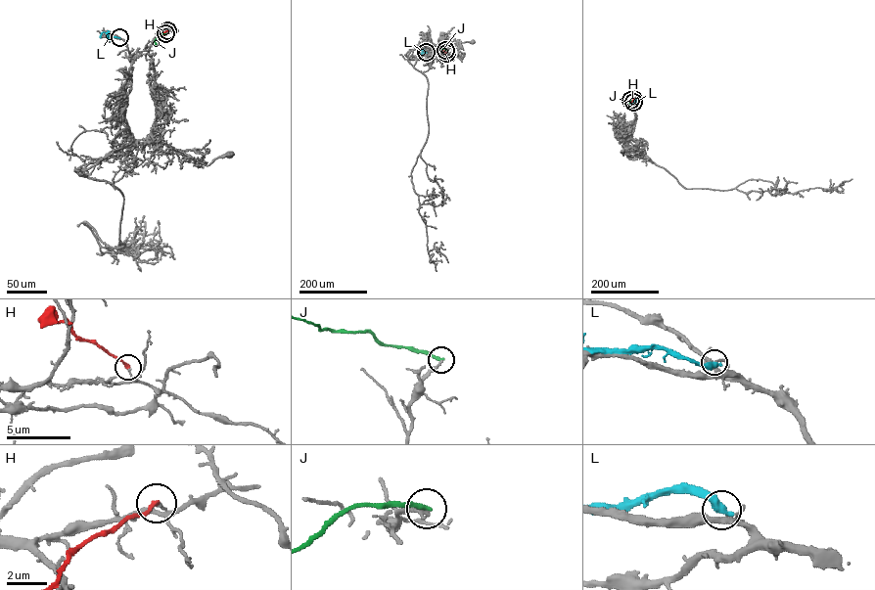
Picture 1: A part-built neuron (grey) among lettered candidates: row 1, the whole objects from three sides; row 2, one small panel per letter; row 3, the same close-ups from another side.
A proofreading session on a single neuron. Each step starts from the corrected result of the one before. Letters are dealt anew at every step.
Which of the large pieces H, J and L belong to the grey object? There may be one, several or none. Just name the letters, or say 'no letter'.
no letter

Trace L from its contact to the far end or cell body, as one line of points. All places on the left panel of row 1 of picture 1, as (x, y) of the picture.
L: (119, 37), (105, 32), (101, 37)

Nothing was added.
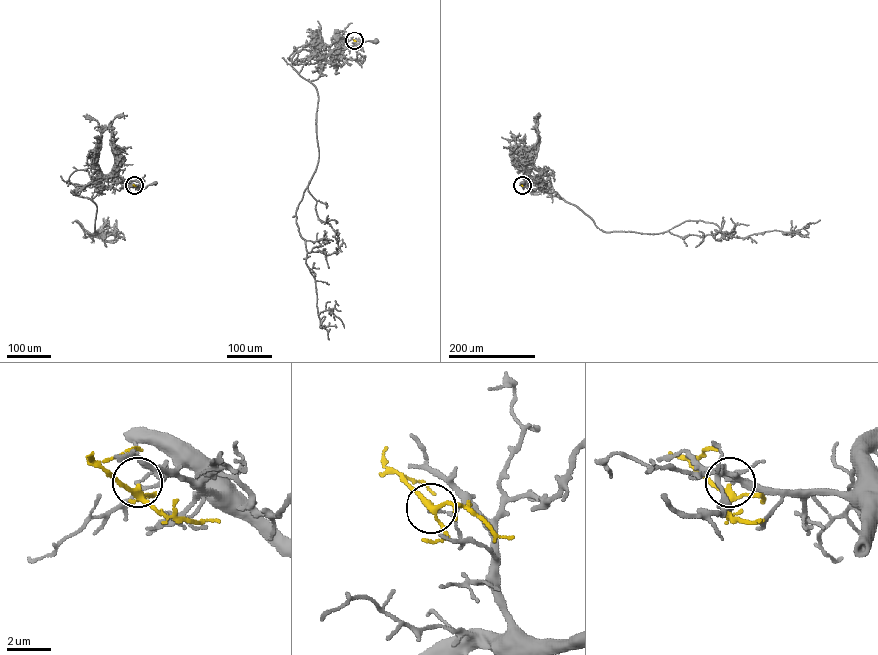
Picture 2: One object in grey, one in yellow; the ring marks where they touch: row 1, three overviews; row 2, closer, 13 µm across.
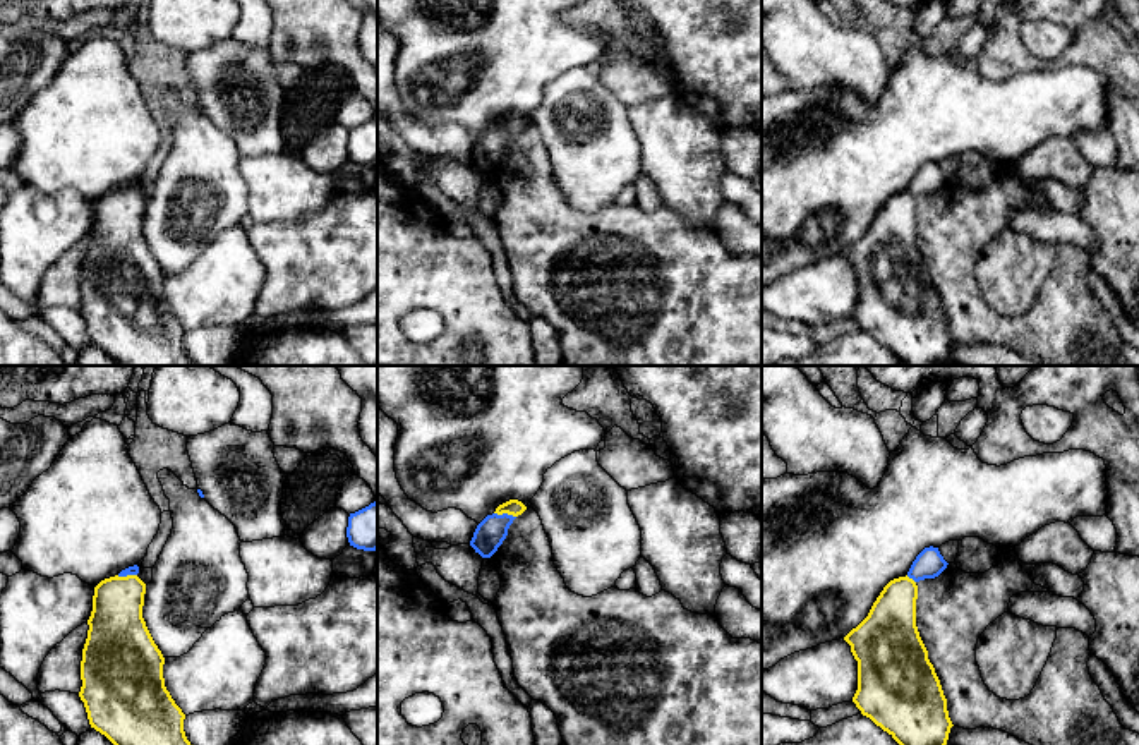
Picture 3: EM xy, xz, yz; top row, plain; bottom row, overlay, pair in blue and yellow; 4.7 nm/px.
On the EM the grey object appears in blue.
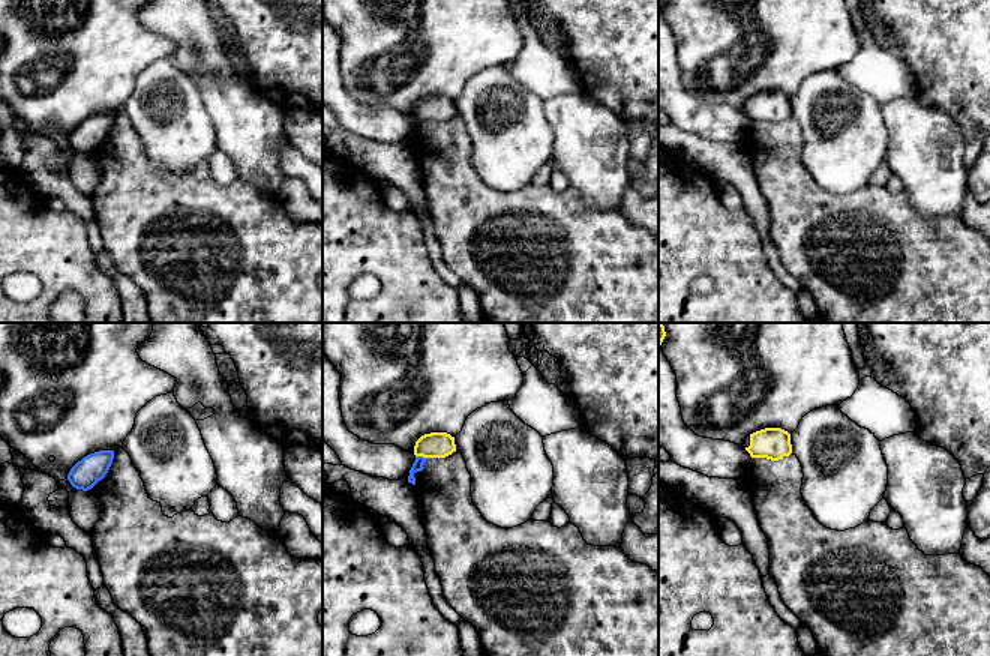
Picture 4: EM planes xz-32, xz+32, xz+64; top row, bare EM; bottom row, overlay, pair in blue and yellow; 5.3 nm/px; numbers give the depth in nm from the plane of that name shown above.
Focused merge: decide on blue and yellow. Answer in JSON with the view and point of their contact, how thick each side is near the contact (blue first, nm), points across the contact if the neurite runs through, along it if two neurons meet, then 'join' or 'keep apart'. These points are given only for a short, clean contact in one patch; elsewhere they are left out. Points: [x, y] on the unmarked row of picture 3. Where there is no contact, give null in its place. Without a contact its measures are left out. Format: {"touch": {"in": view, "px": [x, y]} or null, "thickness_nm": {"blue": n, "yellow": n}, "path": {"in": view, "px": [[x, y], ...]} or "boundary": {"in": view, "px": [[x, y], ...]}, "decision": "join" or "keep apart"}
{"touch": {"in": "xz", "px": [505, 129]}, "thickness_nm": {"blue": 140, "yellow": 80}, "boundary": {"in": "xz", "px": [[494, 127], [515, 133]]}, "decision": "keep apart"}

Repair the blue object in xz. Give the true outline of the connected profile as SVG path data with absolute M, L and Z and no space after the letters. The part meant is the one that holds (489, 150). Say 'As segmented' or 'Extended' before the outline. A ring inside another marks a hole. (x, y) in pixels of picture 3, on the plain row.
As segmented. M503 129L487 130L475 144L470 161L482 173L491 173L508 151L508 144L516 132Z

